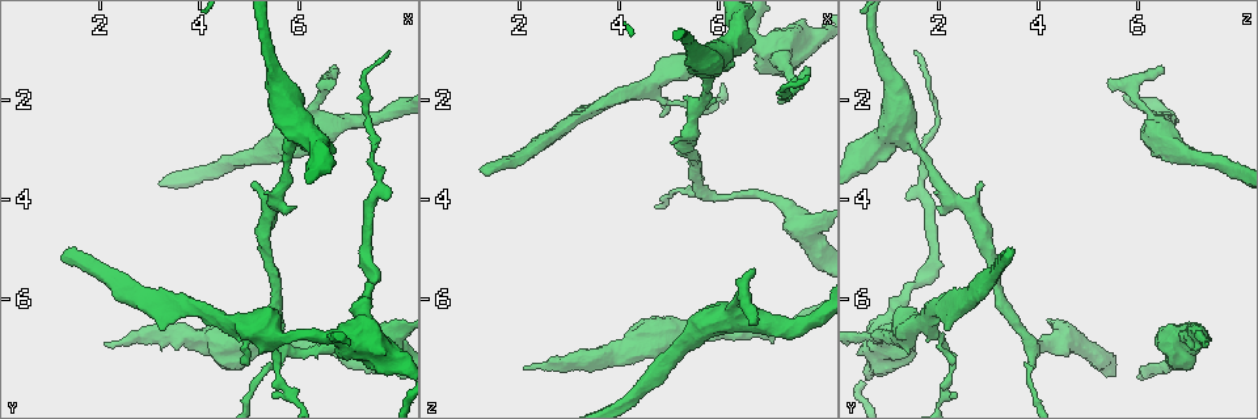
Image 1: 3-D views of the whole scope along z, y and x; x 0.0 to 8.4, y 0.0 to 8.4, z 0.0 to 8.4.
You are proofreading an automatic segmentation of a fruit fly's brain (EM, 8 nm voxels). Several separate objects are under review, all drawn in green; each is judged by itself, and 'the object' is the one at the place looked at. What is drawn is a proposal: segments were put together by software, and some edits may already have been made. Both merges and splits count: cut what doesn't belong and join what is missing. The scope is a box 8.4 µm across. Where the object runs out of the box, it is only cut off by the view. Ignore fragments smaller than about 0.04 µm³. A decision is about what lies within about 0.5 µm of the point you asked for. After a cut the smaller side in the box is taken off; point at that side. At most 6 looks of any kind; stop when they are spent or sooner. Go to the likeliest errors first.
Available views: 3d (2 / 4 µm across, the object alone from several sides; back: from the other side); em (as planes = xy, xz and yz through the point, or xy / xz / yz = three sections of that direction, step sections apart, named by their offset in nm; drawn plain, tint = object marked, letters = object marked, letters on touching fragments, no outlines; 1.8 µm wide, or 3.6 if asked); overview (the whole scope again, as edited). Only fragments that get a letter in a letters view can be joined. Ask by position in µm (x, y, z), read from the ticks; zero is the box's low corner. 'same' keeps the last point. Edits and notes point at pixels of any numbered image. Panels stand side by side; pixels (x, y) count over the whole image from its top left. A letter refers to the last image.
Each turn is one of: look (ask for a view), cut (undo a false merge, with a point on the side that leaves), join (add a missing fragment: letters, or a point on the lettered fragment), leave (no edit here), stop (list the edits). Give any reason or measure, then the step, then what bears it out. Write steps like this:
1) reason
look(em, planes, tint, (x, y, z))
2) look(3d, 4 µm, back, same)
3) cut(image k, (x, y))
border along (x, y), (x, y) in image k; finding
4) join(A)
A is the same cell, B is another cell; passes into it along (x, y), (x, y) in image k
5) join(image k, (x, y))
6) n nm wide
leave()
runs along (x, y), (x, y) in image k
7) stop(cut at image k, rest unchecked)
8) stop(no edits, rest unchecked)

branch stops here
look(em, yz, step 4, tint, (1.25, 5.10, 3.40))

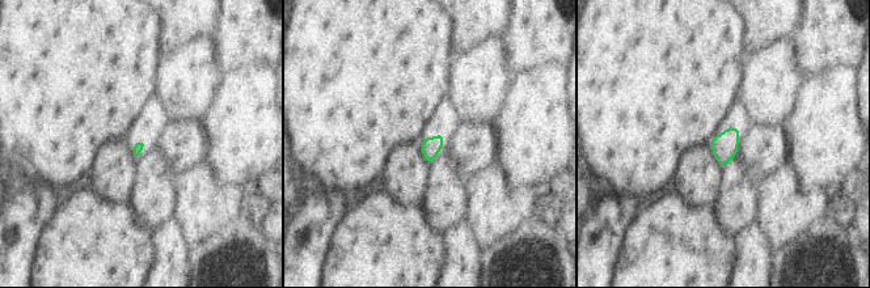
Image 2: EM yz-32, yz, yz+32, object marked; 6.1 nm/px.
cut it another way
look(em, planes, letters, same)

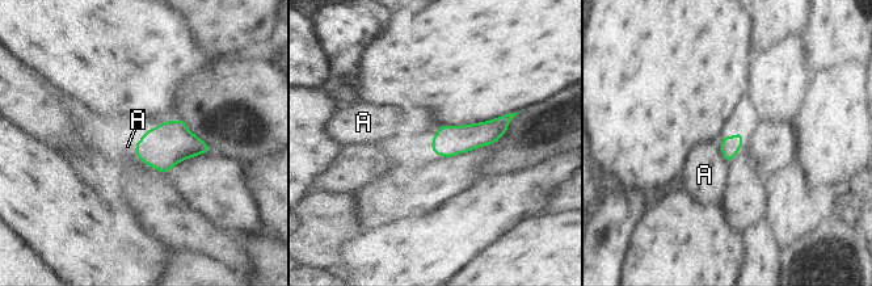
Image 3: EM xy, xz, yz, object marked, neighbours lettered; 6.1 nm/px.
leave()
A is another cell; runs along (508, 117), (488, 133), (436, 150) in image 3; no lettered fragment goes on from it

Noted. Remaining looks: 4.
long arm stops here
look(em, xz, step 4, letters, (2.10, 6.90, 7.35))

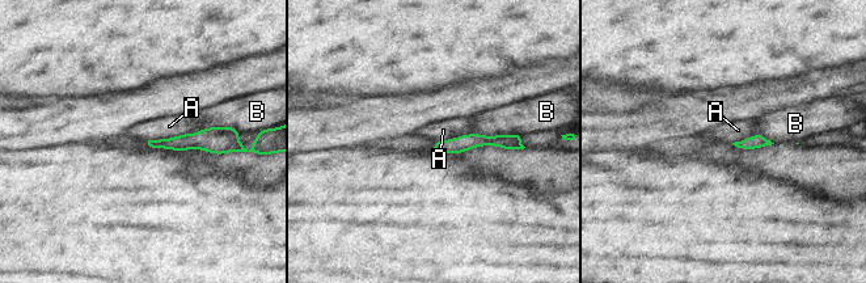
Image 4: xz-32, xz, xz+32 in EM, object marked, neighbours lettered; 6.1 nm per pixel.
A touches over 360 nm
leave()
A and B are other cells; none of them fits

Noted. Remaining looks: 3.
look(em, planes, letters, (6.70, 1.55, 5.35))

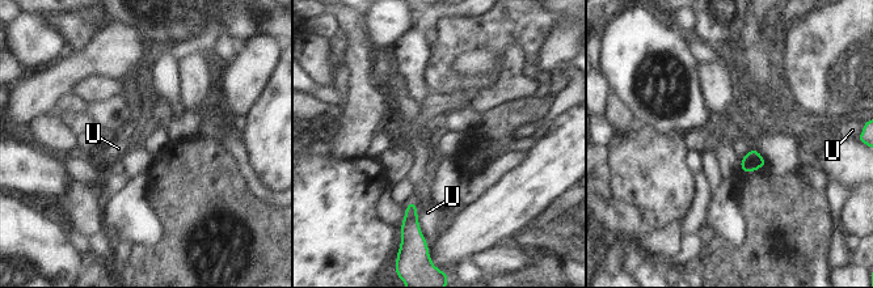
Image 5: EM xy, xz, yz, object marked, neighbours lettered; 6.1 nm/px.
leave()
U is another cell; border along (413, 200), (422, 231) in image 5; none of them fits

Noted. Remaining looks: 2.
stop(no edits, rest unchecked)

